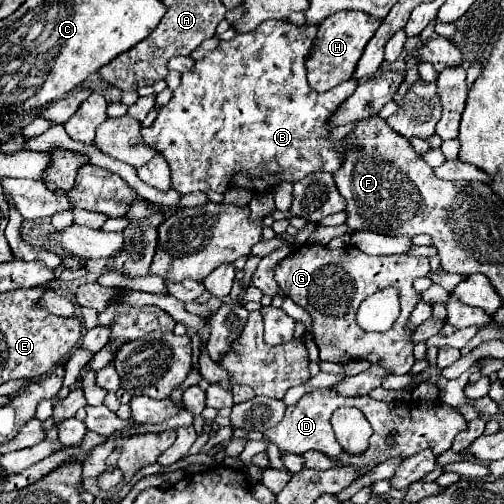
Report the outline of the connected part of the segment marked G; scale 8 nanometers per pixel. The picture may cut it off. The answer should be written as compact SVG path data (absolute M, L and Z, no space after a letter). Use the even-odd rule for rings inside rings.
M302 245L296 251L300 253L288 255L278 263L274 279L280 289L312 317L310 335L320 349L320 359L332 363L346 363L346 359L368 361L378 363L392 375L406 375L414 365L414 357L410 349L410 333L404 331L404 325L420 301L420 295L412 287L414 279L430 273L428 257L366 255L352 245L342 249L330 249L326 245ZM386 287L396 287L400 291L400 317L392 325L392 331L384 333L384 343L380 343L380 333L366 333L358 327L356 311L366 297ZM332 339L338 341L330 347Z

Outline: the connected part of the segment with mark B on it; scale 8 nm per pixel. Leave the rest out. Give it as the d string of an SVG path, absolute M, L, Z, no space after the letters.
M264 21L256 31L252 33L240 33L236 35L232 41L220 41L220 45L210 51L204 59L196 61L194 69L184 73L182 75L182 83L180 87L174 91L172 99L168 105L164 105L156 117L156 121L150 125L150 127L142 127L140 129L140 135L146 143L152 143L152 147L156 147L156 151L160 151L166 159L168 159L168 165L170 165L170 171L172 171L172 189L180 191L182 195L188 195L188 193L196 193L196 191L216 191L220 195L224 195L228 189L232 187L244 187L252 193L270 193L274 191L276 185L288 181L288 183L296 183L296 179L304 179L304 175L312 175L316 171L338 171L344 163L344 151L348 149L346 141L334 141L330 139L330 115L334 111L338 111L338 107L352 95L352 91L358 87L356 79L348 81L348 83L342 83L340 87L334 87L332 91L326 91L326 93L316 93L308 87L306 83L306 57L312 49L312 43L316 39L316 31L318 27L312 27L312 25L292 25L292 23L286 23L286 21Z

